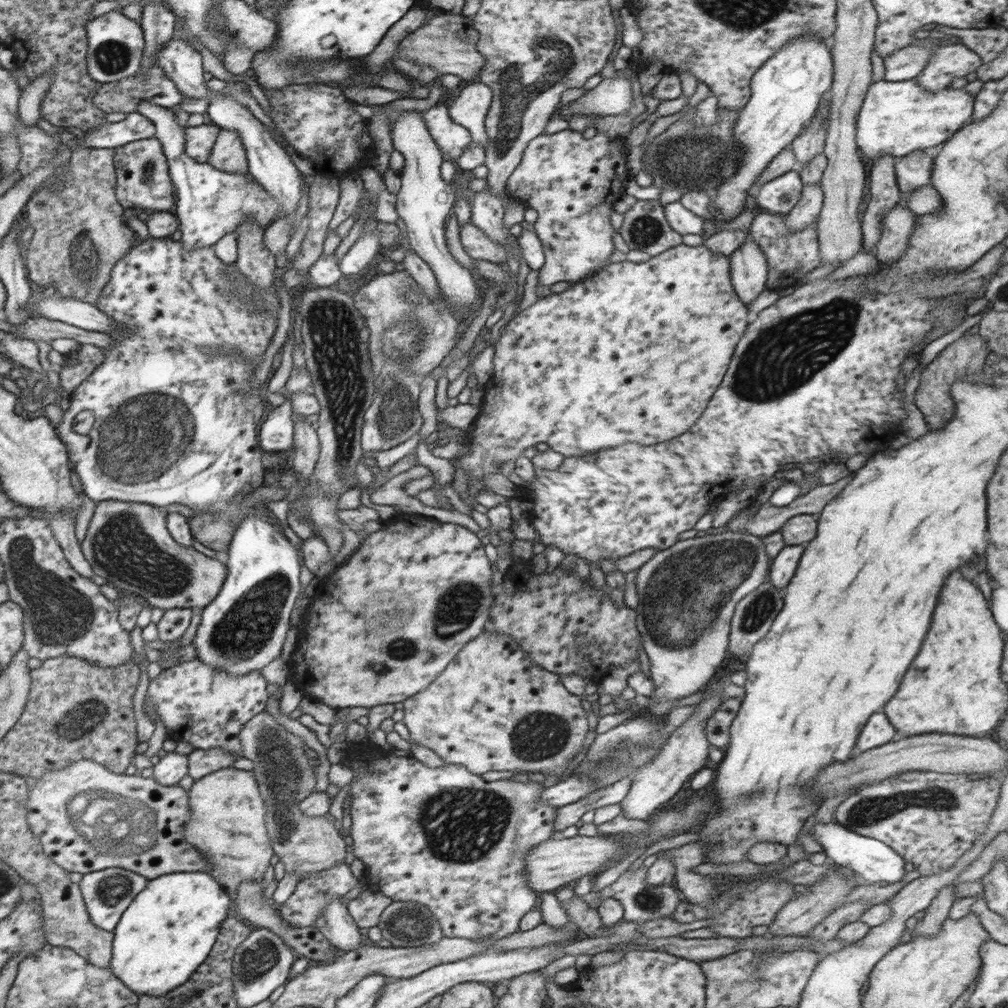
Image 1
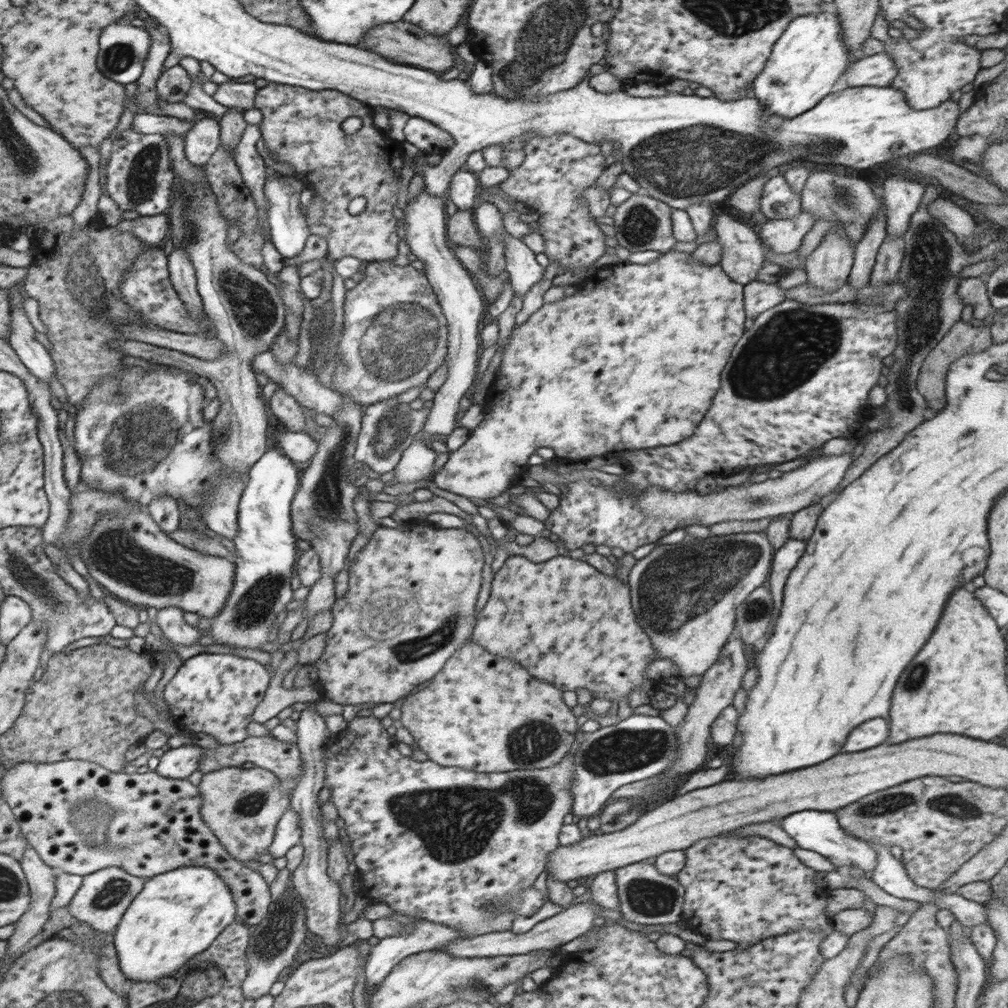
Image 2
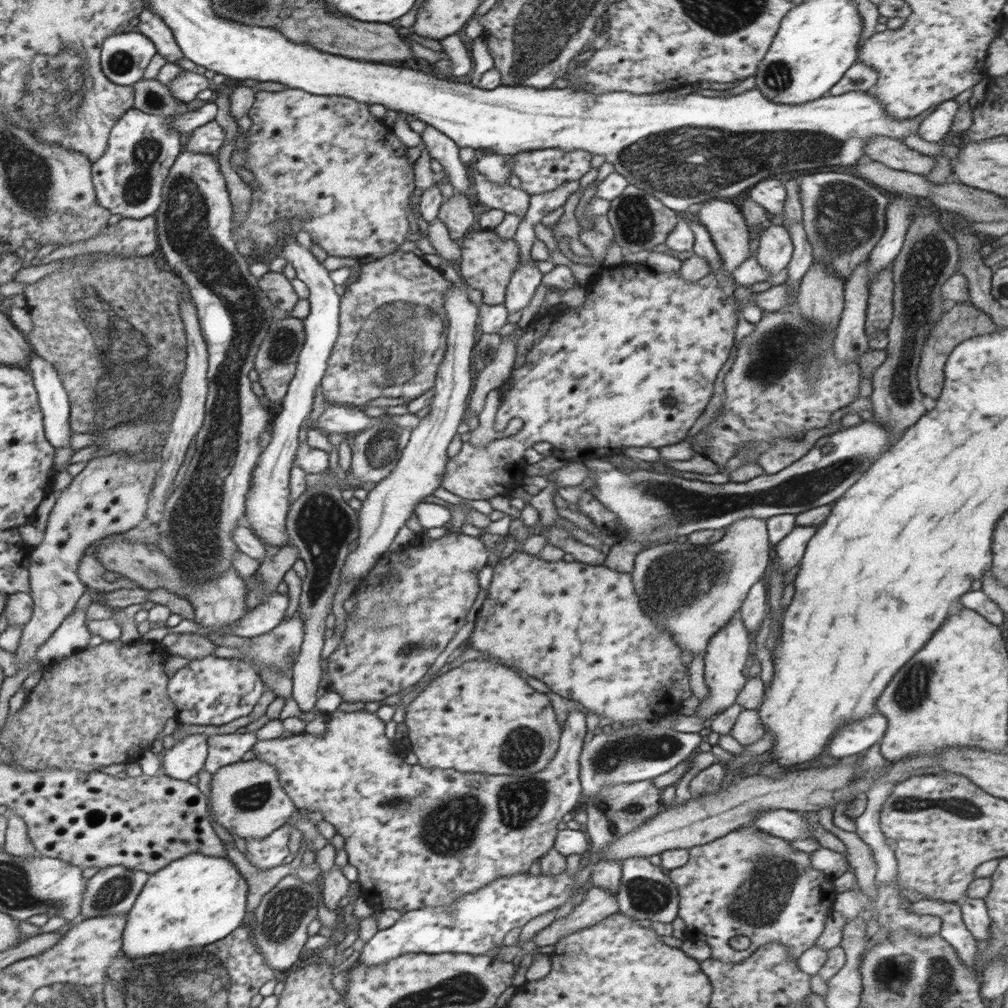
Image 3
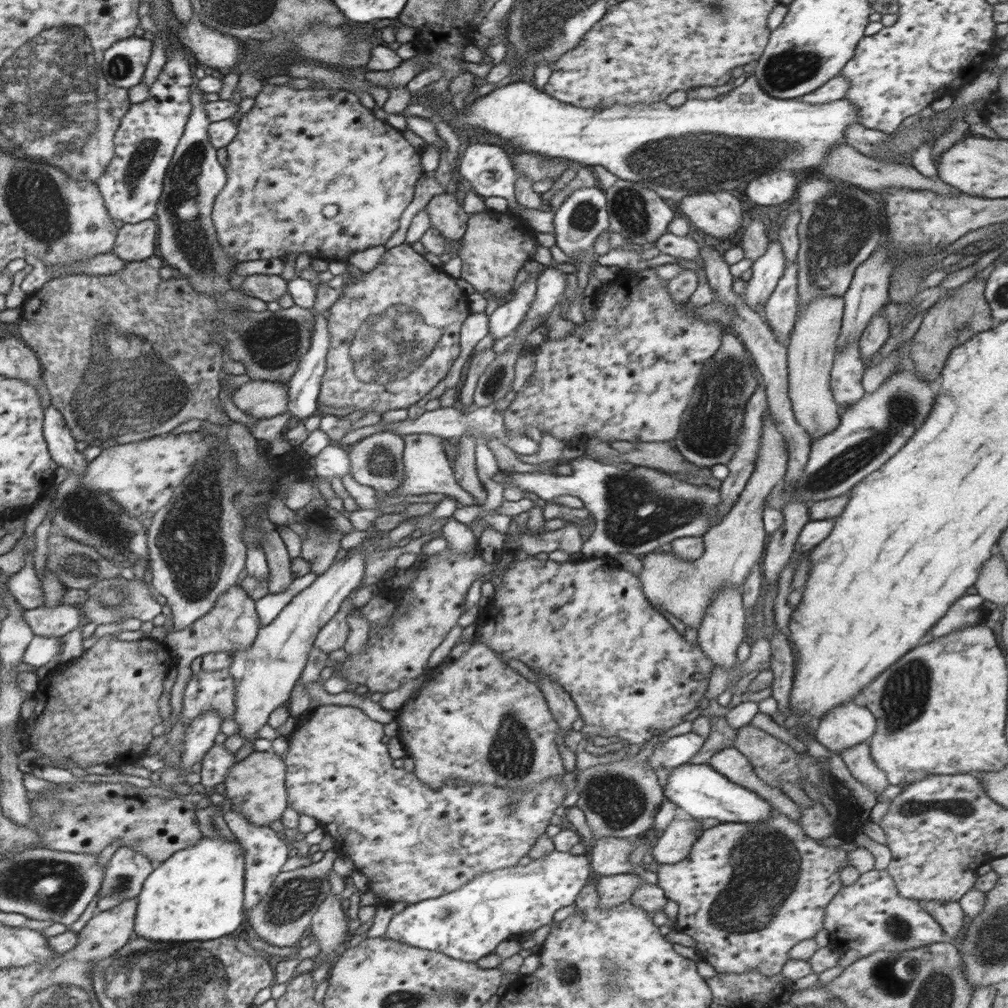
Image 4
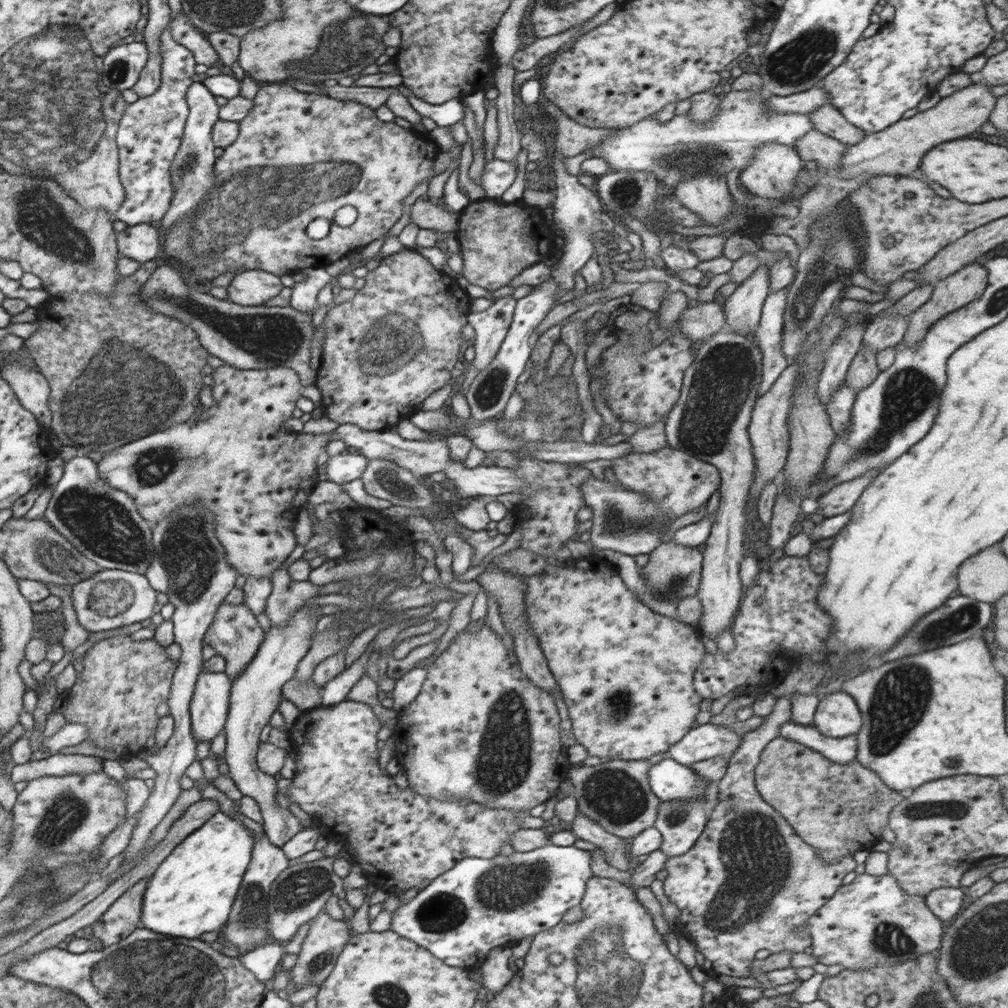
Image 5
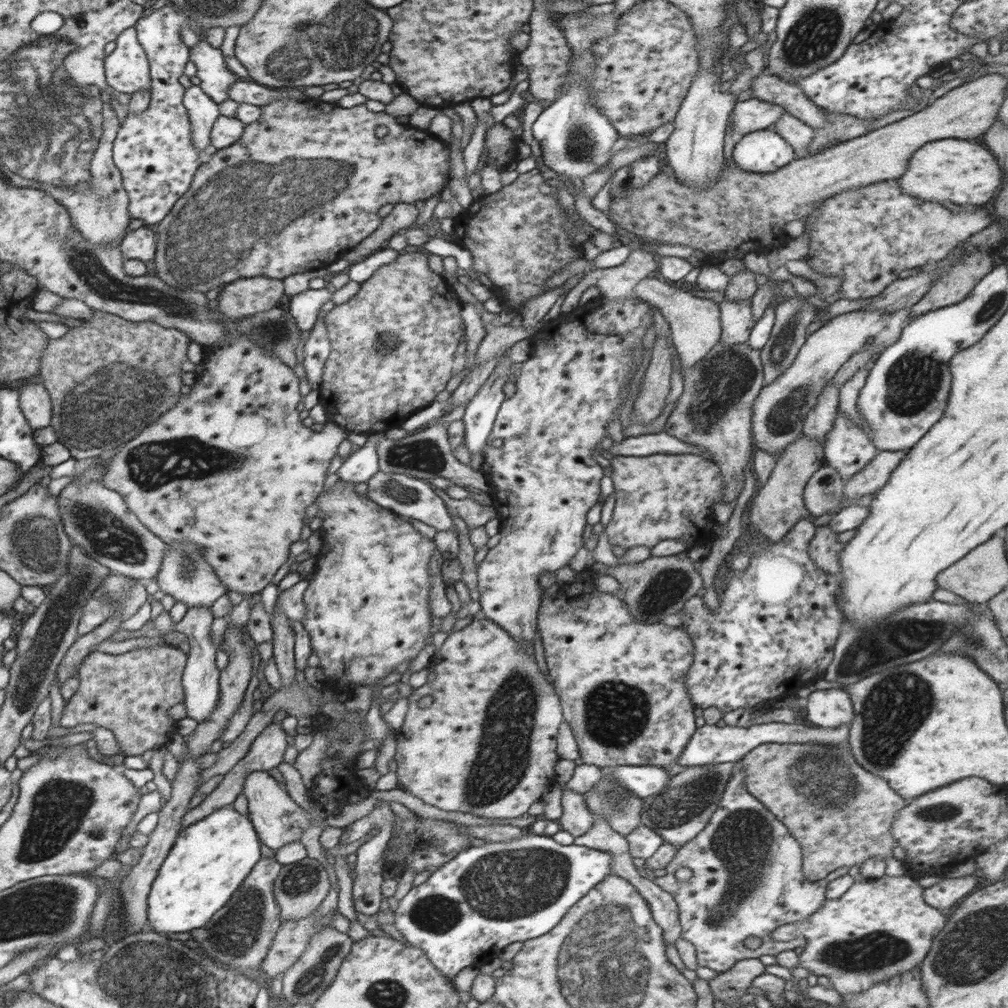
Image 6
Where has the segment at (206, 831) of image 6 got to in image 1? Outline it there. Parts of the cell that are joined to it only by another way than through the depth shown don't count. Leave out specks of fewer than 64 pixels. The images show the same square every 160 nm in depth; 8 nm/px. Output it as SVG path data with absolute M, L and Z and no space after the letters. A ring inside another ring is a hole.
M177 872L149 879L138 902L126 909L122 926L113 930L110 968L131 991L162 997L184 984L216 943L231 896L208 872Z

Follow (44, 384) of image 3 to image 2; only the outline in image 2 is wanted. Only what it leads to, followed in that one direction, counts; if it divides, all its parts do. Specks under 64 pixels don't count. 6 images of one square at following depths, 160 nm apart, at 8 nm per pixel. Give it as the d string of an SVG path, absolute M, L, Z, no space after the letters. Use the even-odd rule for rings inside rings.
M12 286L9 290L11 302L9 343L20 357L22 364L39 378L40 382L50 384L55 375L55 366L49 350L36 340L36 330L32 327L22 307L25 301L22 294Z

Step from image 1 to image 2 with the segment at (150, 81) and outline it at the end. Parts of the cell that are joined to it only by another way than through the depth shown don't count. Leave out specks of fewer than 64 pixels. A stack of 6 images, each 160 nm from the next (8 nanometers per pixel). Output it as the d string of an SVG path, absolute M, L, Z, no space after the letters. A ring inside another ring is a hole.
M174 65L162 71L157 80L157 94L168 102L180 102L186 98L192 88L193 78L182 66Z

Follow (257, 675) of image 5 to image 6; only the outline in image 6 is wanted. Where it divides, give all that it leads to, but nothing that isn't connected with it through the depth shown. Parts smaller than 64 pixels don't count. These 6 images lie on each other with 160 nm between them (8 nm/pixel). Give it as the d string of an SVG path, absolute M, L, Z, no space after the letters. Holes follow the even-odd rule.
M251 771L243 782L243 792L248 799L249 819L264 846L278 850L291 842L301 840L301 834L311 825L311 817L287 794L284 785L268 775L267 771Z

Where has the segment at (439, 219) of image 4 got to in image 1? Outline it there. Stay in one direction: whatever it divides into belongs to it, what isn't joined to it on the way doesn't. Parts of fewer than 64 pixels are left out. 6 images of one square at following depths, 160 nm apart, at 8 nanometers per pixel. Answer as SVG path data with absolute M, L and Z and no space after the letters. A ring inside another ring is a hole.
M472 224L459 226L459 239L464 251L474 260L486 260L492 263L503 263L509 259L504 245L490 241L485 234Z

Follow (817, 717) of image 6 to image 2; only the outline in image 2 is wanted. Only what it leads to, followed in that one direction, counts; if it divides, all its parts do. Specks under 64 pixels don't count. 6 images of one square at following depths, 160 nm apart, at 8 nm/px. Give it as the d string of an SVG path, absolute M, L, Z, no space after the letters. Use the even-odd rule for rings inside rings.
M873 718L860 724L850 732L846 744L842 747L842 753L860 752L875 746L880 746L889 736L889 724L887 719Z

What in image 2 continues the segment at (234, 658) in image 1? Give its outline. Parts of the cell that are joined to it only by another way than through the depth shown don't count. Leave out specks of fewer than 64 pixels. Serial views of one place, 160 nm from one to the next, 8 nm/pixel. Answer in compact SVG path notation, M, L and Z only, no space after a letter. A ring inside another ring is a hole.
M274 444L261 456L260 460L249 471L245 490L239 500L238 534L233 540L236 546L236 557L232 558L235 564L234 584L227 598L224 608L218 616L210 618L212 631L210 636L218 644L226 644L236 648L256 648L264 642L269 642L269 632L276 620L285 610L286 604L292 601L292 594L296 586L294 574L296 558L299 556L296 547L296 538L291 529L291 502L299 487L299 466L294 464Z

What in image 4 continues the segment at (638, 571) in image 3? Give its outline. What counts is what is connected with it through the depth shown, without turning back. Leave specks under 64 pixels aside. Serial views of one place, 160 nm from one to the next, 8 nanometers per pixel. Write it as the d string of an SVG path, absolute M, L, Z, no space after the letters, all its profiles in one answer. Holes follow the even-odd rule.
M769 410L764 414L768 414L768 417L763 420L760 430L756 468L726 516L702 535L704 552L700 558L683 562L668 552L652 552L641 557L643 567L638 578L645 597L652 606L666 609L686 626L698 628L711 598L724 587L740 588L749 570L752 570L754 564L760 562L765 554L768 534L763 525L763 508L772 490L785 477L789 454L785 436L776 428Z

